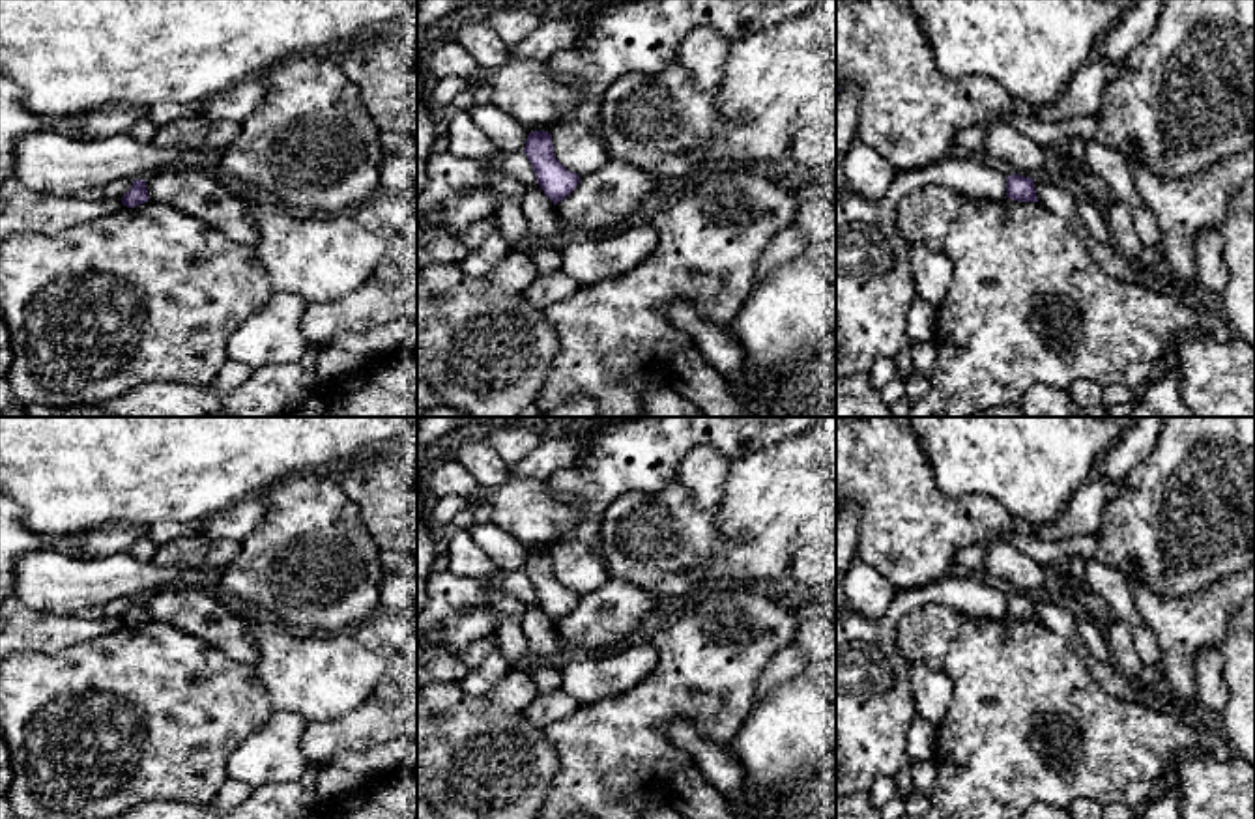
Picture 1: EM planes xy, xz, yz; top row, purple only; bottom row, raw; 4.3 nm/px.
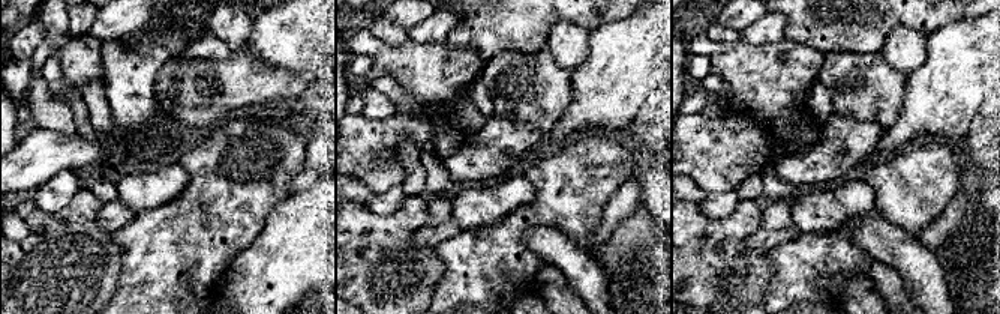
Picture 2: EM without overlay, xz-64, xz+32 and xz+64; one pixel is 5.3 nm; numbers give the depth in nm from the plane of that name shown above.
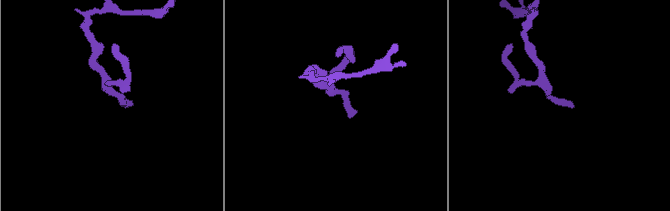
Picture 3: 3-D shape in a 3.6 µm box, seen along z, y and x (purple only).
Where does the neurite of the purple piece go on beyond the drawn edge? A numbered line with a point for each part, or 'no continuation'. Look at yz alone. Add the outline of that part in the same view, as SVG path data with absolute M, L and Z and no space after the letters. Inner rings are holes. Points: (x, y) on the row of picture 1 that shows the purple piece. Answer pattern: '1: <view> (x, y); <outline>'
no continuation

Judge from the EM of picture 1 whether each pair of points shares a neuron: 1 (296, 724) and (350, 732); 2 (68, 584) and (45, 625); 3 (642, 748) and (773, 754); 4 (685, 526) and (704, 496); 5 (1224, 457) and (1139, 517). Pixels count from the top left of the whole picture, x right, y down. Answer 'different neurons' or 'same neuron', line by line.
1: different neurons
2: different neurons
3: different neurons
4: different neurons
5: same neuron

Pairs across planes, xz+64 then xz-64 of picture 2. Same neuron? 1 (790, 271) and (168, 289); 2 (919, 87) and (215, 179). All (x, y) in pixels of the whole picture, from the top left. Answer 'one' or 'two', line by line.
1: one
2: two

